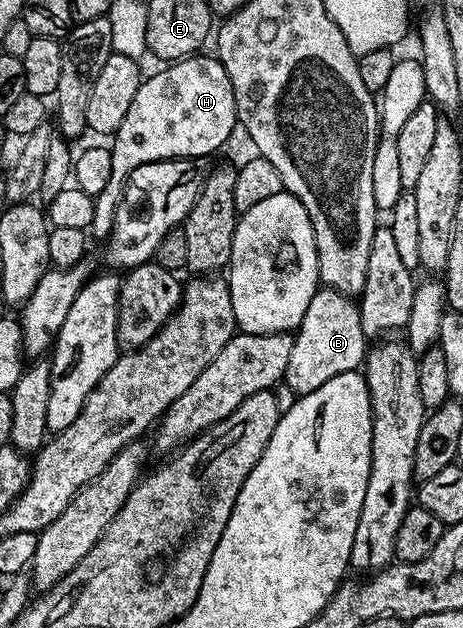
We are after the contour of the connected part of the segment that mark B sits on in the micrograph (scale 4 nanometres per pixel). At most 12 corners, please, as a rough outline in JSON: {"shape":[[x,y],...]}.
{"shape":[[320,288],[284,386],[301,396],[365,363],[359,303]]}

